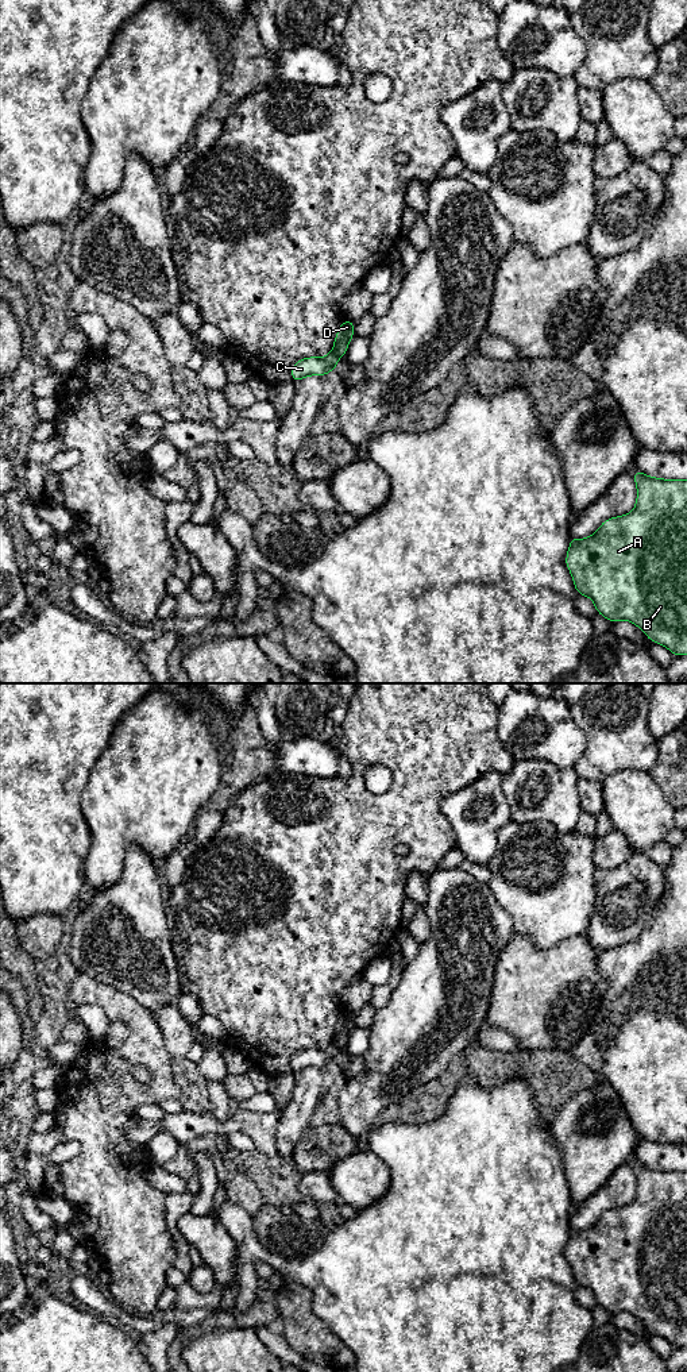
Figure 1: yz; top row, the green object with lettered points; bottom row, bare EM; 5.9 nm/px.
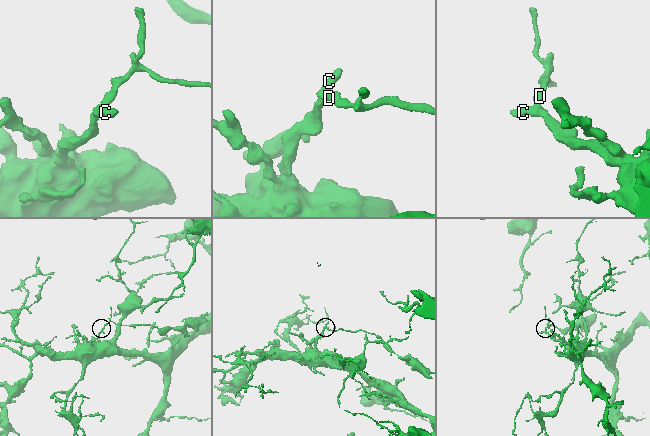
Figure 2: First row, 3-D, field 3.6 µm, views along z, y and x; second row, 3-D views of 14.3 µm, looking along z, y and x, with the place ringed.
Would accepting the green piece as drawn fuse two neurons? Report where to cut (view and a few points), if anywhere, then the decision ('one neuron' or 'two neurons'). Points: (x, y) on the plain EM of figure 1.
cut in yz along (332, 1041), (339, 1047); two neurons

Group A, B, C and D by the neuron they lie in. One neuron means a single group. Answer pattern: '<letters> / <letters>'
A B C / D

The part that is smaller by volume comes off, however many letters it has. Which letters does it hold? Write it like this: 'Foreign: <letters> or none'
Foreign: D

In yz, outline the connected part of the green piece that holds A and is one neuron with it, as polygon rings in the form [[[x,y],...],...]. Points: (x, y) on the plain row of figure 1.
[[[637,1161],[632,1167],[637,1178],[636,1199],[625,1207],[605,1211],[593,1228],[586,1230],[571,1229],[566,1256],[572,1267],[576,1284],[590,1288],[597,1304],[611,1314],[628,1311],[641,1319],[651,1333],[664,1337],[675,1348],[687,1346],[687,1171],[655,1169]]]

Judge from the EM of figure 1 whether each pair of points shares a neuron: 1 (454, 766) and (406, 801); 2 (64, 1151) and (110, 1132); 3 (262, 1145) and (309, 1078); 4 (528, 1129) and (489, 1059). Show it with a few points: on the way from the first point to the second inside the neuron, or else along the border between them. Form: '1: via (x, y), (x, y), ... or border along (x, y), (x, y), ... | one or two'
1: via (442, 766), (419, 789) | one
2: border along (81, 1144), (81, 1151), (74, 1157), (54, 1163) | two
3: border along (282, 1110), (277, 1126), (277, 1153) | two
4: border along (470, 1076), (482, 1086), (521, 1078), (531, 1093) | two

